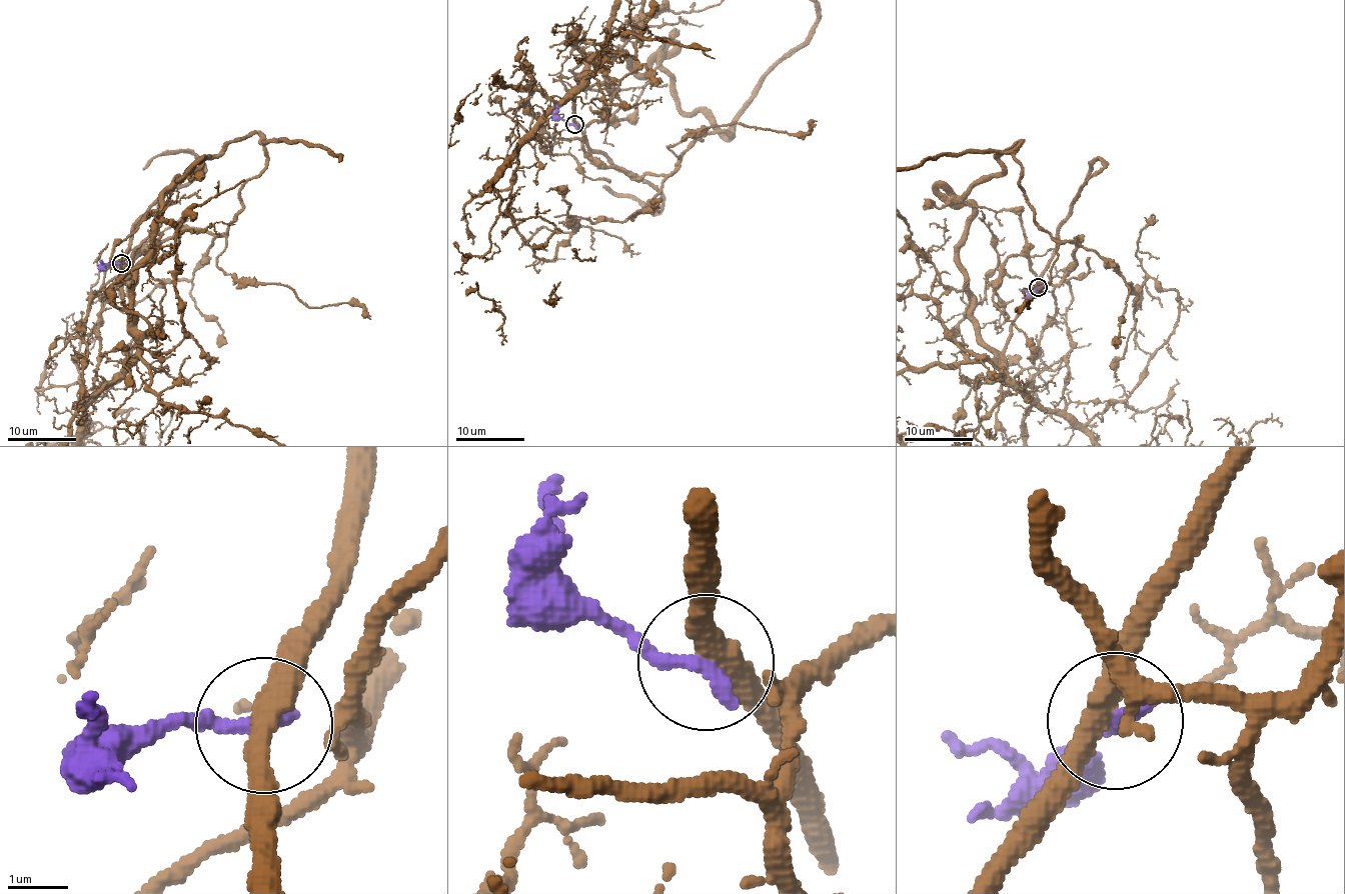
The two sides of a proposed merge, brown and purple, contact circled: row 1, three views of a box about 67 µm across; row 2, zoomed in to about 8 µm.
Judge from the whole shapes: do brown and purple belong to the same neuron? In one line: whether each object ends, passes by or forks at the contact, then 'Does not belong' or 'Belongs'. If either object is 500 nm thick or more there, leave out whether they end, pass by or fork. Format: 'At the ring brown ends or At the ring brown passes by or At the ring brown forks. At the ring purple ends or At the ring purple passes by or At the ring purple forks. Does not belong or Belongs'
At the ring brown passes by. At the ring purple ends. Does not belong

